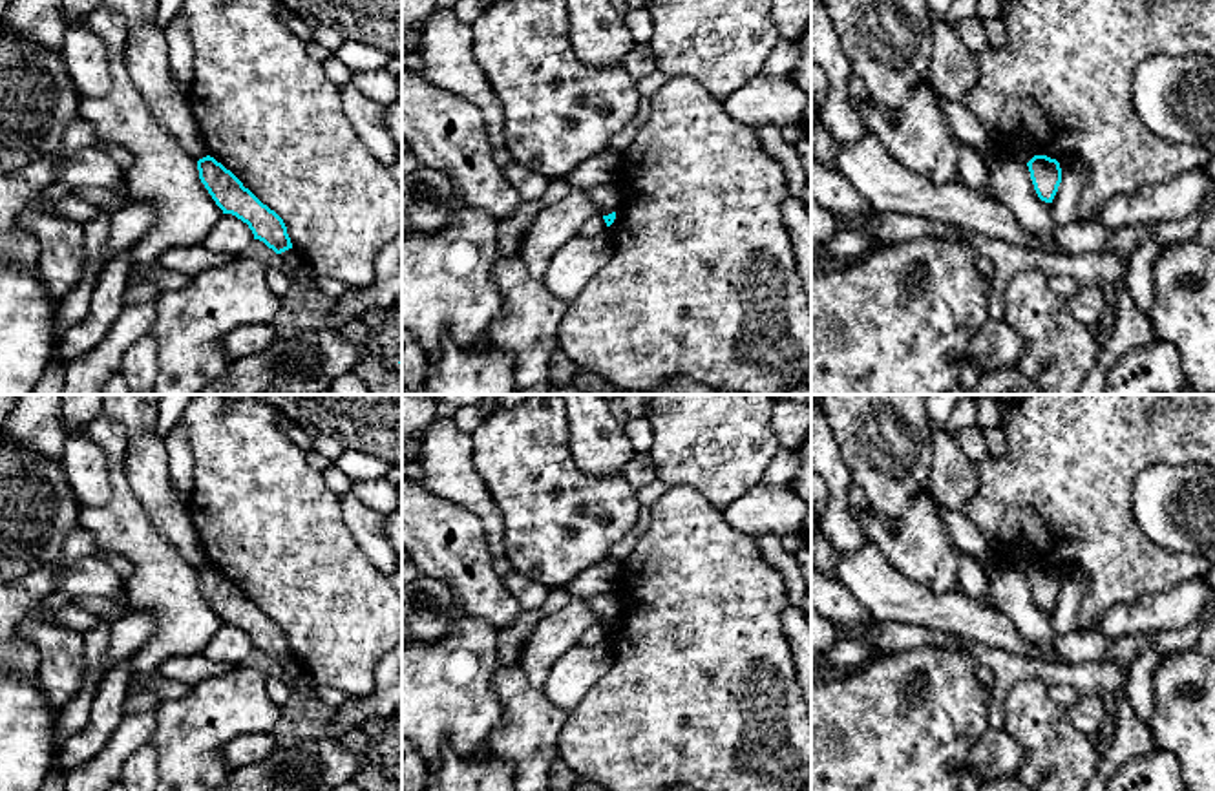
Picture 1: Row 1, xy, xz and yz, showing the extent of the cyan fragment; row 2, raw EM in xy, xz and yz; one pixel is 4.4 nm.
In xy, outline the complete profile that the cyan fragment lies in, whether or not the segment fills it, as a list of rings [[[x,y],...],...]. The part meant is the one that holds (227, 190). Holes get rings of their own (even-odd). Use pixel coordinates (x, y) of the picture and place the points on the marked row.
[[[206,155],[197,161],[199,179],[223,210],[232,214],[276,254],[292,248],[283,219],[263,205],[243,183],[214,157]]]

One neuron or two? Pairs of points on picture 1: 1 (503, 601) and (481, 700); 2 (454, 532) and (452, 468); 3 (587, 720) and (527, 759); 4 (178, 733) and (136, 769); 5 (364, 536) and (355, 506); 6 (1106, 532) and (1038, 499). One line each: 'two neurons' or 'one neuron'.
1: two neurons
2: two neurons
3: two neurons
4: two neurons
5: one neuron
6: one neuron

